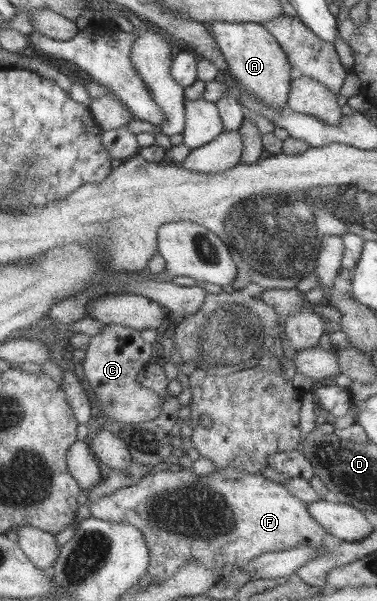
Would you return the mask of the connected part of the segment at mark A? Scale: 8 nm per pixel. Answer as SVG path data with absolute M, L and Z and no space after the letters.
M215 20L209 22L207 27L237 86L257 99L263 107L283 110L289 97L290 81L295 73L273 36L260 23L253 22Z

